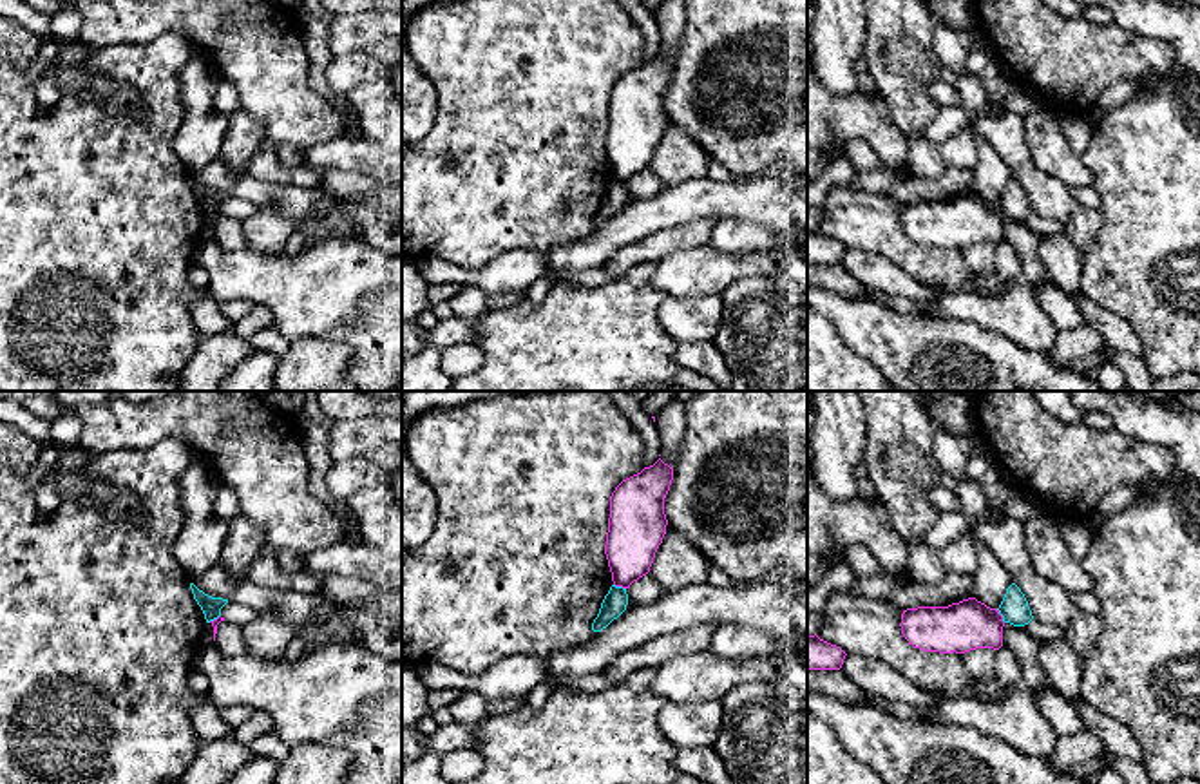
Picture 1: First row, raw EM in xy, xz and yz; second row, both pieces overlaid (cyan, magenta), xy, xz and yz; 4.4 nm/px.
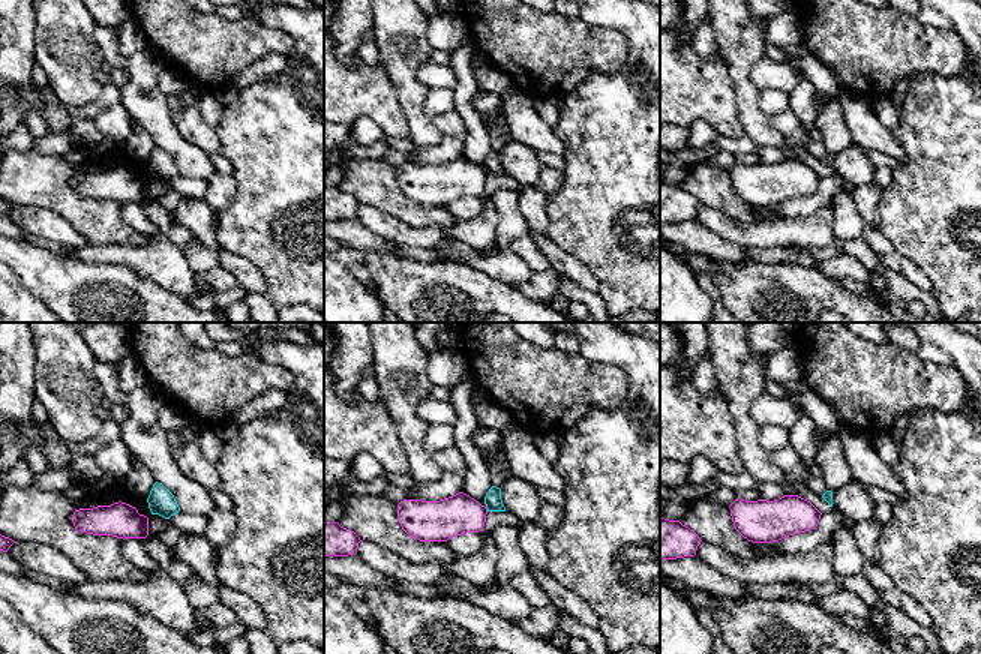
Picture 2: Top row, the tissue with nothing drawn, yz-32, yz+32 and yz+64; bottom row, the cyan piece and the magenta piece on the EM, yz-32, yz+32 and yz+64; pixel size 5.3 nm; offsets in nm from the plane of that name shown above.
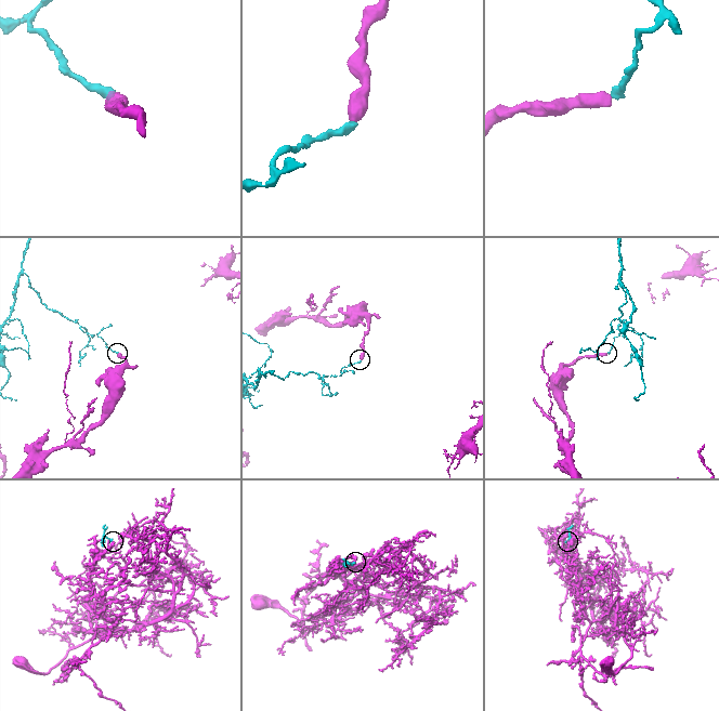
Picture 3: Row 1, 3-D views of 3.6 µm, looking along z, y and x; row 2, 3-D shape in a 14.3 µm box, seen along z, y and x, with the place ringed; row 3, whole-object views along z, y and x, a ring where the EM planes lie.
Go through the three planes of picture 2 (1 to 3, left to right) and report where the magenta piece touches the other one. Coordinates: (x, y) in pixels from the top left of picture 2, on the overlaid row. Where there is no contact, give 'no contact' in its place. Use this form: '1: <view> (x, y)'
1: no contact
2: yz+32 (486, 507)
3: no contact

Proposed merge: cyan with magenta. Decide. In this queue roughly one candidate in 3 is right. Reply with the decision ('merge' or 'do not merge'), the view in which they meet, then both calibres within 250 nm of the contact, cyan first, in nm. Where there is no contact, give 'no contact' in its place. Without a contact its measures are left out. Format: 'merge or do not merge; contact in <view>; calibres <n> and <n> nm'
do not merge; contact in yz; calibres 130 and 220 nm

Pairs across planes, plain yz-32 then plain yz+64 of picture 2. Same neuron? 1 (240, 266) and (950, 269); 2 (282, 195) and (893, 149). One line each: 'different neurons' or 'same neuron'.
1: different neurons
2: different neurons

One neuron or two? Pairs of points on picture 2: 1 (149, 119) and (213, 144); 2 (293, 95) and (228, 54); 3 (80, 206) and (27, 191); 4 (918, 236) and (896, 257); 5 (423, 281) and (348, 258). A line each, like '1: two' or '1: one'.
1: two
2: two
3: one
4: two
5: one

